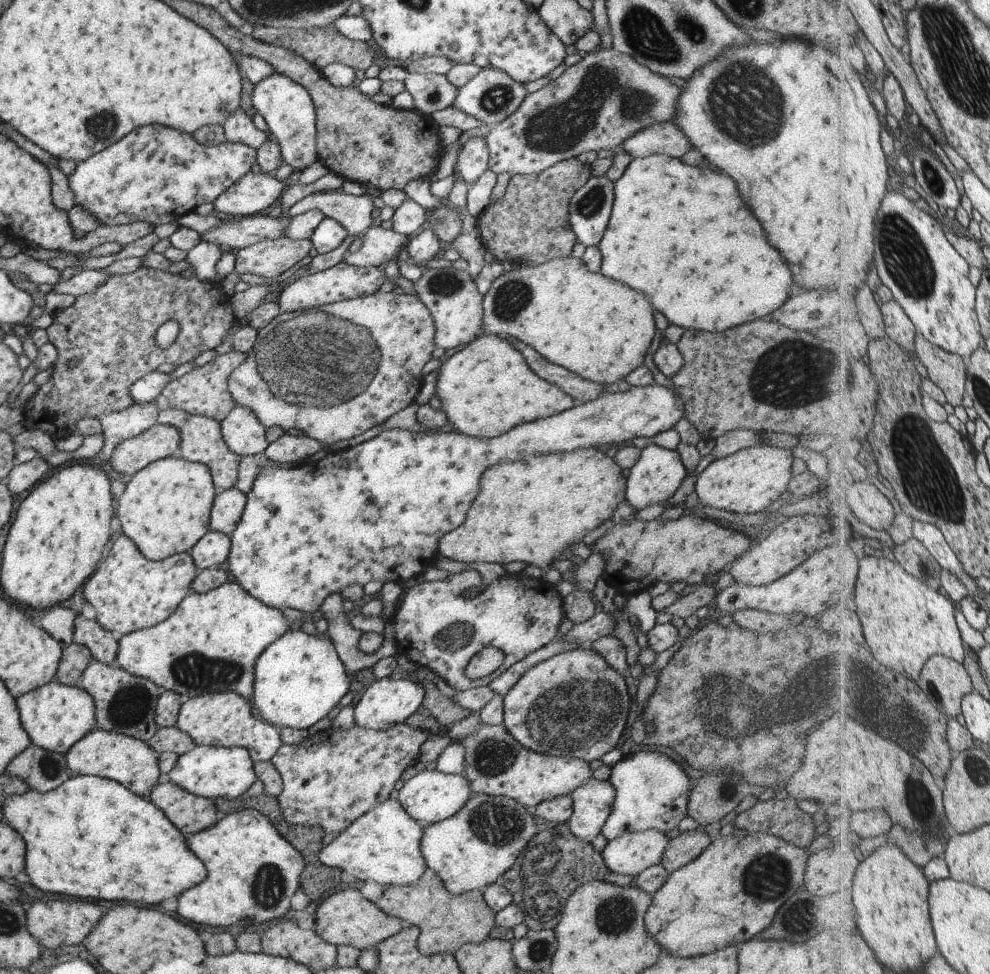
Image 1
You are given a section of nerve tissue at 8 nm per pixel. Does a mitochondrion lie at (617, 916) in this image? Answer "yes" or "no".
yes

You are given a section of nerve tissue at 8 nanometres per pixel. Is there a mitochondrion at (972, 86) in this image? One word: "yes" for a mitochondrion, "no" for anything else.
yes

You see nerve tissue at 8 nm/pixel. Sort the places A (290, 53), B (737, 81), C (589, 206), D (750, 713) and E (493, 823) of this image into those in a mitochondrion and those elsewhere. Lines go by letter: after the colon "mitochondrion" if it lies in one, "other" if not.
A: other
B: mitochondrion
C: mitochondrion
D: mitochondrion
E: mitochondrion

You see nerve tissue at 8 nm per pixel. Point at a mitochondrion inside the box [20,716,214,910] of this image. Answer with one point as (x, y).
(51, 769)

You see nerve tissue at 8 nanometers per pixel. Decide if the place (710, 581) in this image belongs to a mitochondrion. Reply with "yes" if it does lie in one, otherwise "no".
no

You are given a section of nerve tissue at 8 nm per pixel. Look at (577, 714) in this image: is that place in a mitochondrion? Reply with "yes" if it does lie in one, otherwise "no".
yes

